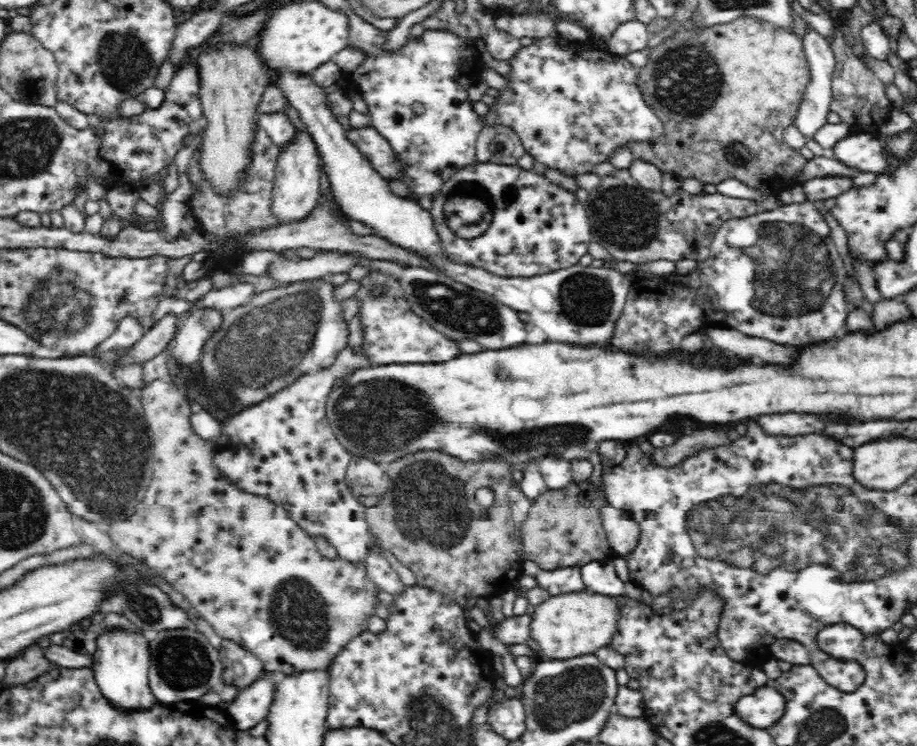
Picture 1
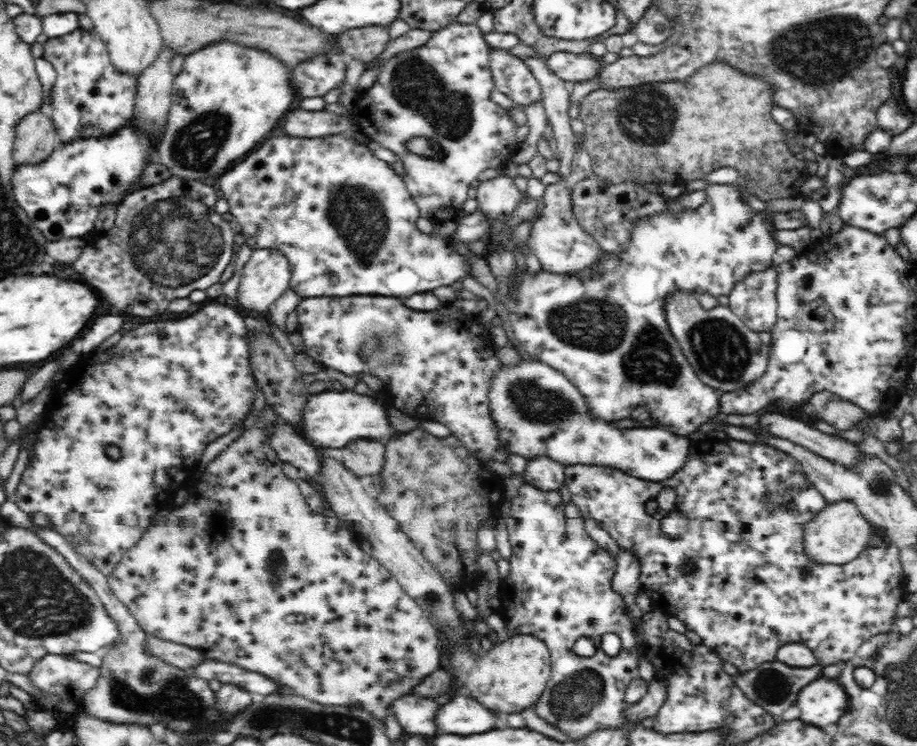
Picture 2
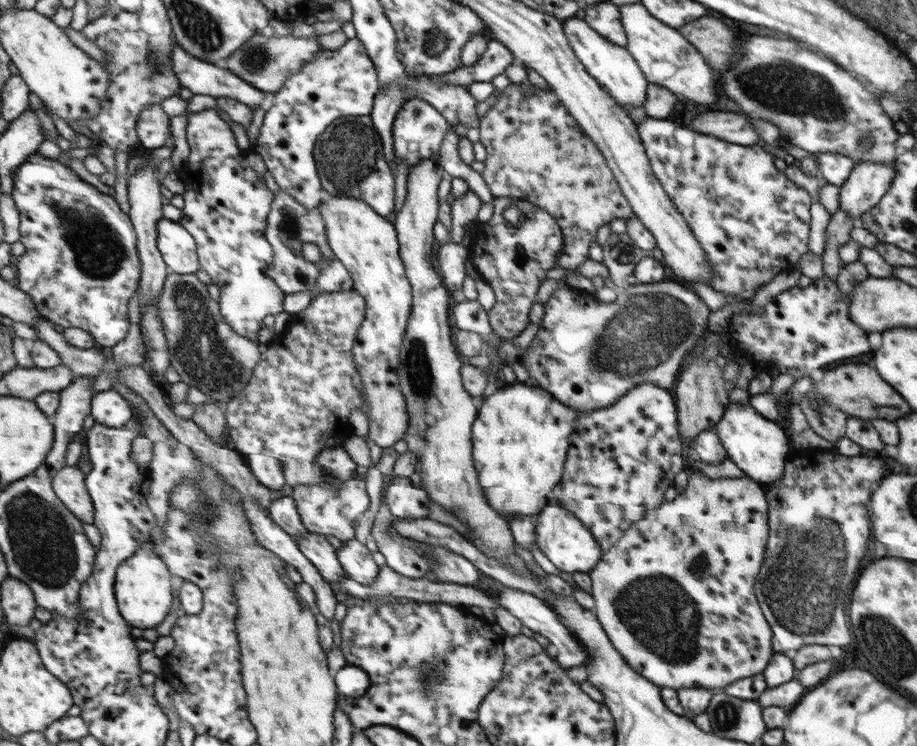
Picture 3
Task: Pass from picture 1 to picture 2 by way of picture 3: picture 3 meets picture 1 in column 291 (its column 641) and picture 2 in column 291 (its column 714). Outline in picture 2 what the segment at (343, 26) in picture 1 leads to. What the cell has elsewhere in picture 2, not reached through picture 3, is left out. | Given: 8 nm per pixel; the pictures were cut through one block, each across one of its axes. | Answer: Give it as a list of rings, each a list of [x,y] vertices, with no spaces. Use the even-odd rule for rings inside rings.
[[[228,41],[214,43],[184,57],[183,69],[175,76],[172,86],[172,102],[169,108],[169,115],[167,116],[168,124],[166,125],[168,131],[164,132],[164,138],[160,141],[160,146],[158,146],[160,163],[168,168],[172,177],[176,176],[186,180],[197,181],[204,181],[206,178],[212,178],[212,176],[220,178],[224,174],[224,170],[228,171],[236,162],[242,160],[252,148],[266,139],[268,134],[271,133],[270,130],[273,130],[274,126],[278,124],[278,120],[290,110],[292,98],[294,98],[294,86],[290,82],[292,74],[290,74],[290,70],[282,61],[276,59],[276,56],[270,55],[268,51],[242,47],[238,43]]]

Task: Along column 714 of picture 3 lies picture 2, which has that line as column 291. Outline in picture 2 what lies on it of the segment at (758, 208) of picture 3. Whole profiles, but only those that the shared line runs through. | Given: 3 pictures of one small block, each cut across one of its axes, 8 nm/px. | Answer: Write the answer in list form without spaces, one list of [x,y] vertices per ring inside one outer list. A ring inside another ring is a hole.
[[[331,135],[325,138],[296,138],[280,136],[272,140],[264,139],[256,150],[251,150],[242,160],[236,162],[228,171],[218,178],[217,189],[222,190],[223,198],[230,205],[229,213],[242,226],[243,236],[252,249],[276,249],[288,258],[291,268],[291,278],[288,288],[293,290],[298,298],[302,297],[345,297],[374,294],[380,296],[404,299],[413,294],[432,293],[441,286],[451,286],[455,282],[463,282],[467,277],[473,277],[469,259],[466,254],[457,252],[457,248],[444,239],[428,235],[422,229],[422,219],[417,204],[406,189],[401,175],[396,174],[388,162],[378,159],[367,145],[360,145],[348,139],[345,135]]]

